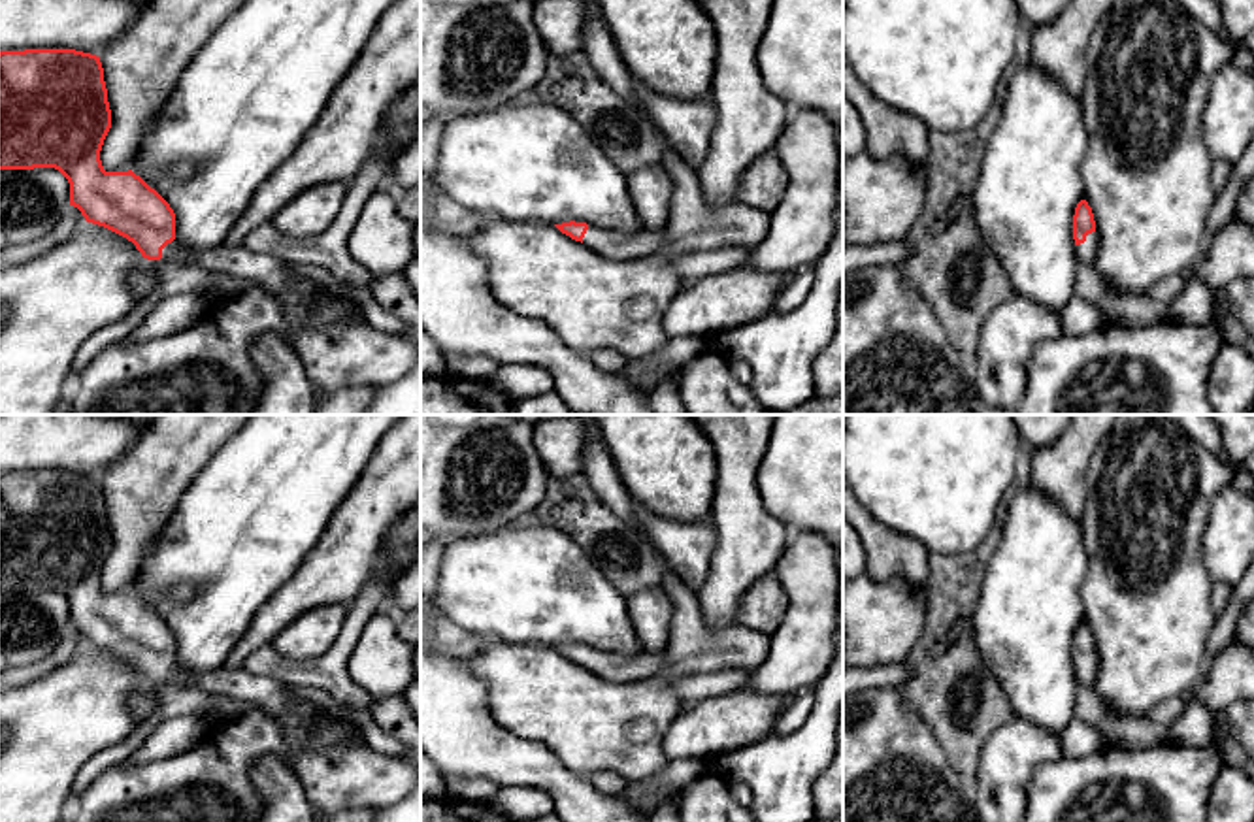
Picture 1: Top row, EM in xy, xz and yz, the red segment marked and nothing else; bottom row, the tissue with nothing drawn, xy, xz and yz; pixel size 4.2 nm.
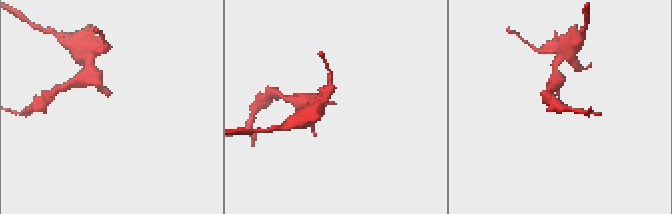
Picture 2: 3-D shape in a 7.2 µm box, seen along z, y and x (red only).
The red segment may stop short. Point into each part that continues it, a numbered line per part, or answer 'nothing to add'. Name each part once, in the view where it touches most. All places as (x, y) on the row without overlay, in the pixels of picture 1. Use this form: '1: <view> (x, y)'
1: yz (1087, 674)

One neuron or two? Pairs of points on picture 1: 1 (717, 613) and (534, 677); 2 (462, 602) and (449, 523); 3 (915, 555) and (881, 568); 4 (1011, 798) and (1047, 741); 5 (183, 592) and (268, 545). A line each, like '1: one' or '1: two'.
1: two
2: two
3: one
4: one
5: two

